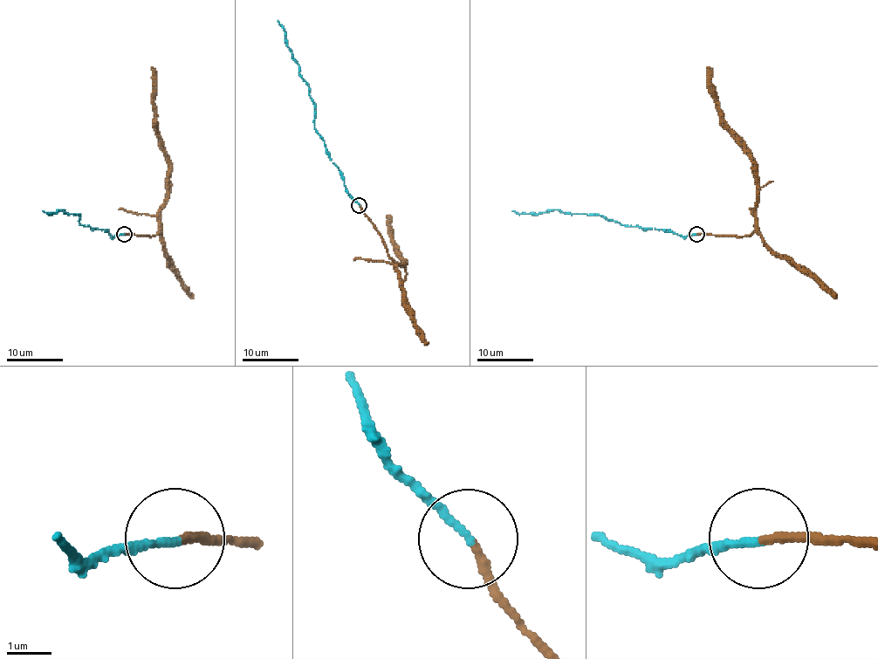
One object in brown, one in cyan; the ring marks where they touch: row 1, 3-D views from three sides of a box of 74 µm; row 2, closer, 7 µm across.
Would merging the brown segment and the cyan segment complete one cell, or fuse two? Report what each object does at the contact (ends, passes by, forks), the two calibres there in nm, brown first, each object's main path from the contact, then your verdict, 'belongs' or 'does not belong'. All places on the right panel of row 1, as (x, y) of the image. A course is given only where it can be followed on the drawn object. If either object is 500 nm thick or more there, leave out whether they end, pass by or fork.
brown ends there; cyan ends there; 180 nm thick on the brown side, 170 nm on the other; brown runs (696, 233), (748, 236), (755, 229), (756, 161), (746, 144), (723, 119), (723, 111), (707, 66); cyan runs (696, 233), (686, 236), (655, 228), (625, 226), (600, 215), (556, 209), (538, 214), (512, 210); belongs

